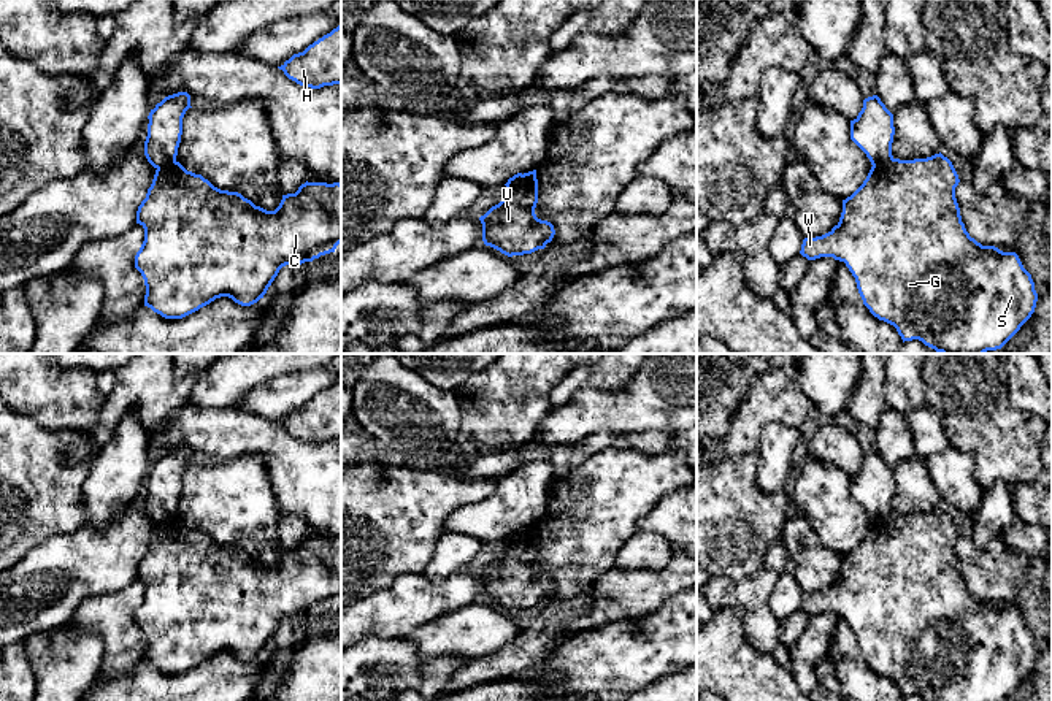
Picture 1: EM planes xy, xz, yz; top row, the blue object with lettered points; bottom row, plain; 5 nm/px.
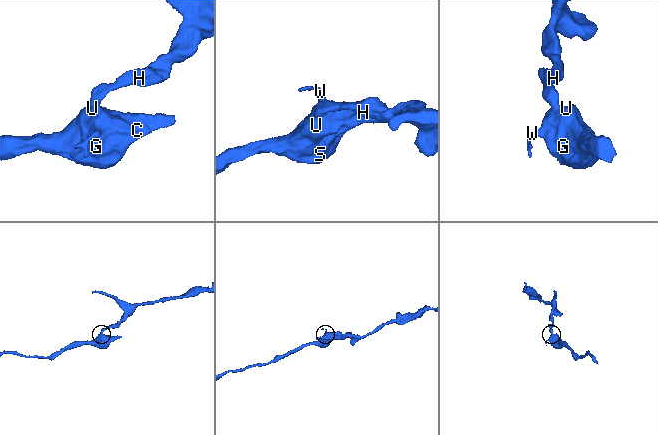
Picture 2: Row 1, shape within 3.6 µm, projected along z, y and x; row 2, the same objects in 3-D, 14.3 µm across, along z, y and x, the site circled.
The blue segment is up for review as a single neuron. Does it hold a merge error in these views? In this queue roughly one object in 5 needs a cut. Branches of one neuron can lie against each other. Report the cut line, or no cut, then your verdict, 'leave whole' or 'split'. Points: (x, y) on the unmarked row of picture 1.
cut in xz along (522, 530), (516, 541), (506, 543); split

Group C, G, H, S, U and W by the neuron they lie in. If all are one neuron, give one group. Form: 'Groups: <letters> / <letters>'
Groups: C G S U W / H

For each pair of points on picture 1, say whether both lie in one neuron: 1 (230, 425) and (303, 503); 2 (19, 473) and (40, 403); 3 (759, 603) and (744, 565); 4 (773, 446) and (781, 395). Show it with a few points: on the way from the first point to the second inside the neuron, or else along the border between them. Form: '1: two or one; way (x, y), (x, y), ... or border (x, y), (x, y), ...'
1: one; way (254, 435), (261, 436), (303, 479)
2: two; border (16, 411), (51, 430), (72, 430)
3: two; border (770, 546), (765, 562), (751, 578), (713, 576)
4: two; border (797, 427), (770, 422), (762, 430), (756, 451)

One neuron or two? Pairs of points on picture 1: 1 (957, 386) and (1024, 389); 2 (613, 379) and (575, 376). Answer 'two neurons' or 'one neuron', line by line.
1: two neurons
2: one neuron

